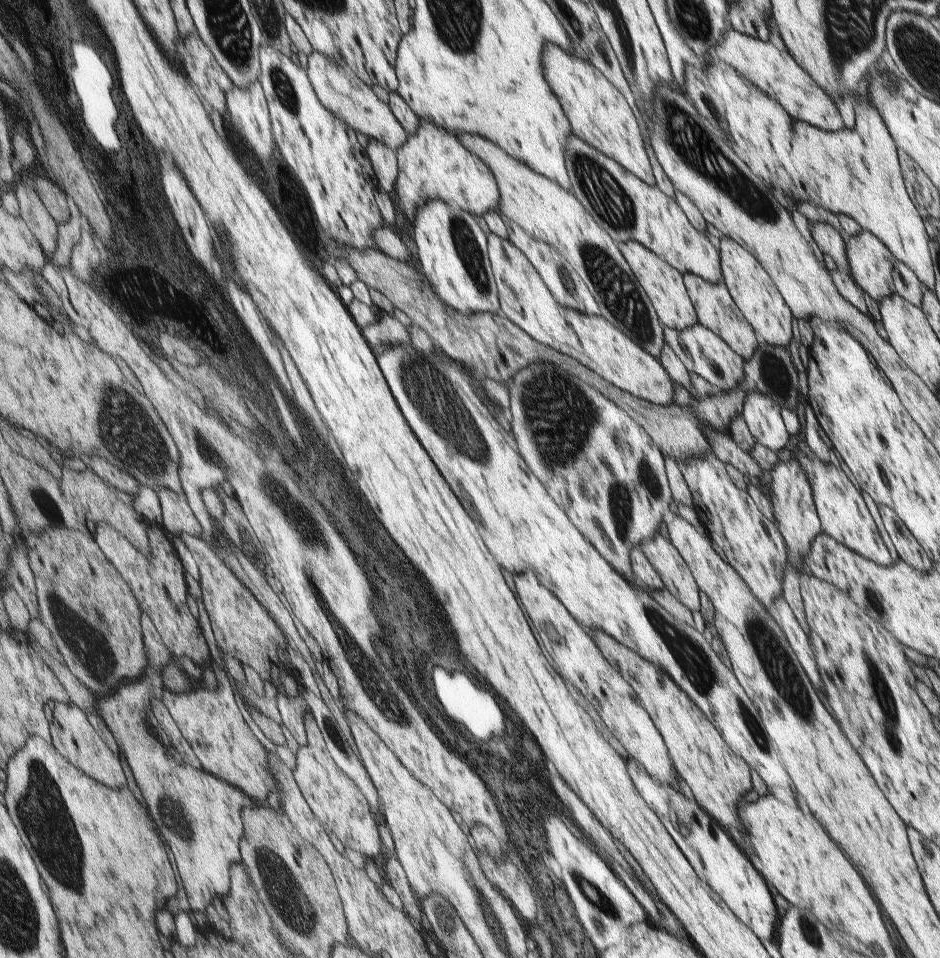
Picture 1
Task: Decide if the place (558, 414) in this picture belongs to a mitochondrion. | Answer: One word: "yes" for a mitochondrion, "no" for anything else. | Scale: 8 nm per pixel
yes

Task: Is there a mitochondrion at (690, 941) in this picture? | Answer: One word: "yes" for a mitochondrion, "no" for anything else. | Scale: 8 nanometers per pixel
no

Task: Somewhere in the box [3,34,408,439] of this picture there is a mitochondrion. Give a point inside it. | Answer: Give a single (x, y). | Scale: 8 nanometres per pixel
(282, 84)

